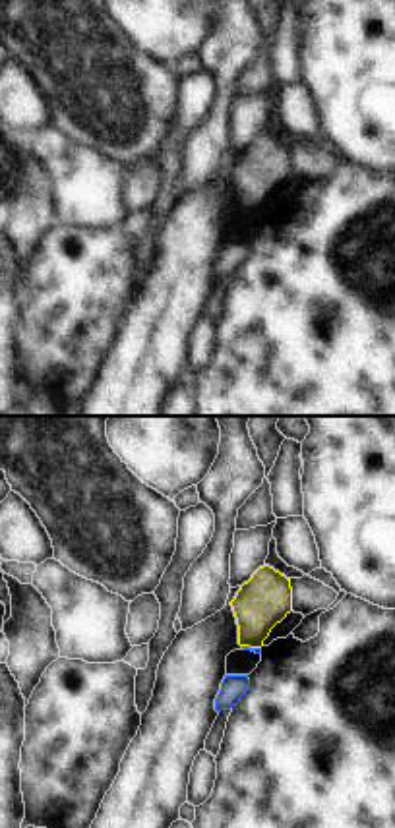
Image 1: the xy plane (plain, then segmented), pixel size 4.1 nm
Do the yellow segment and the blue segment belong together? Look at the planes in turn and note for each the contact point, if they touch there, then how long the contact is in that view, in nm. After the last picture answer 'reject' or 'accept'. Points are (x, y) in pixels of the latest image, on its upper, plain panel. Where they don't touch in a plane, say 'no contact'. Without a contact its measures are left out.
(252, 213) | 80 nm

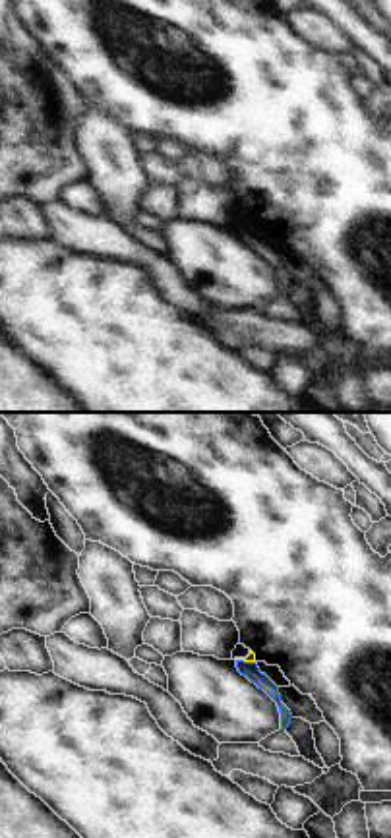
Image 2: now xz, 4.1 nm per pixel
(246, 227) | 80 nm

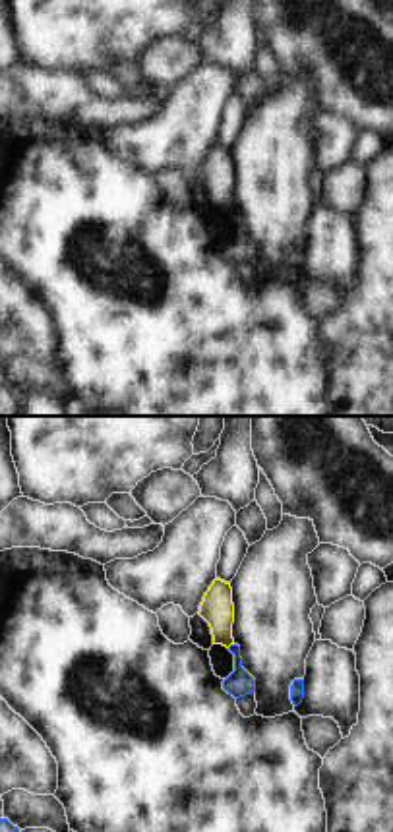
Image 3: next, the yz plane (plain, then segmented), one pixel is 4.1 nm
(229, 211) | 40 nm

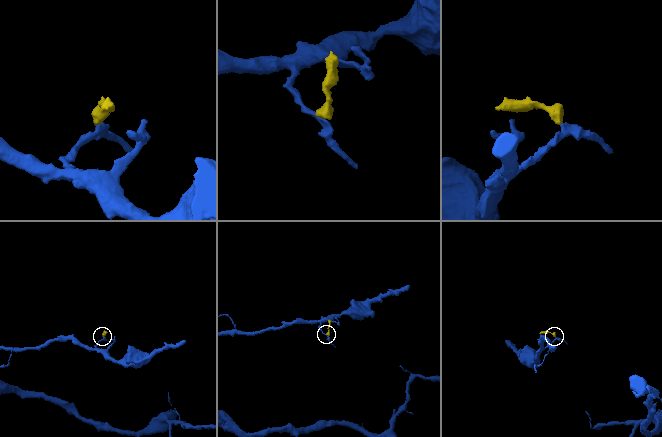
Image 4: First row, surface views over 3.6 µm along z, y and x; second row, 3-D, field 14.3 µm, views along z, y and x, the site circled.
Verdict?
reject

